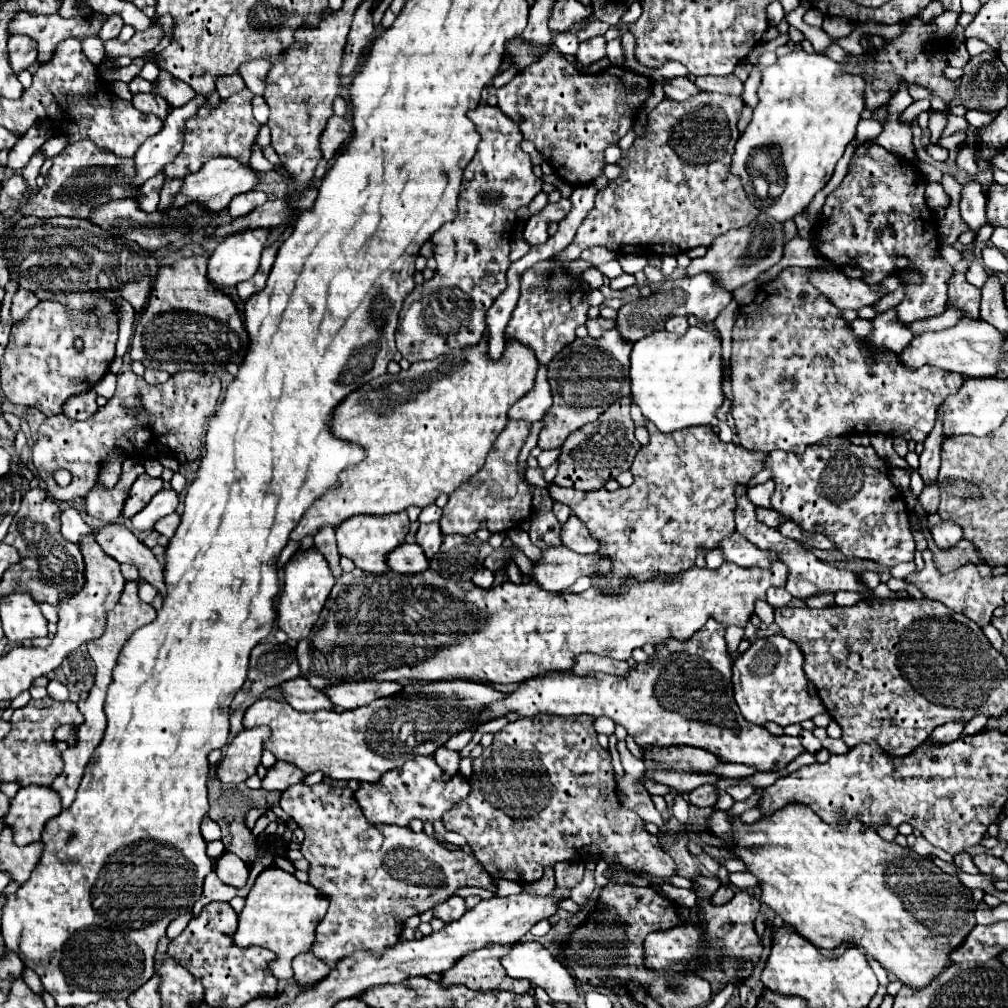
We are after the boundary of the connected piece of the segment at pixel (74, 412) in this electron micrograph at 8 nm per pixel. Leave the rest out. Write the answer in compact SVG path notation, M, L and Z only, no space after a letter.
M94 389L82 393L82 395L74 395L64 403L64 413L72 419L84 421L96 413L99 406L96 402L97 394Z

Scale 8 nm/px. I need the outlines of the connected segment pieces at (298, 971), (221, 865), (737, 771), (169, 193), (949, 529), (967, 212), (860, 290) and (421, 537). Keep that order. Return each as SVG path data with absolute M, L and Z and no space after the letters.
M312 951L298 955L292 963L292 969L294 969L296 983L302 983L302 987L306 987L306 983L318 983L318 979L322 979L322 975L330 973L330 967L326 967L326 963L322 963L318 957L314 957Z
M226 851L220 857L218 865L216 865L216 875L226 885L232 885L236 889L242 889L246 885L246 881L248 881L248 865L238 855Z
M728 763L724 767L714 767L714 771L710 771L712 775L724 777L724 779L740 779L740 777L750 777L756 773L754 767L746 767L746 765L738 765L738 763Z
M166 179L166 183L162 185L162 191L160 191L159 211L162 212L167 209L168 203L172 201L170 197L174 197L178 193L180 185L182 185L182 179Z
M940 521L932 527L932 537L940 549L950 549L962 539L962 527L950 521Z
M966 179L966 183L962 185L960 213L968 227L974 231L986 225L986 195L976 179Z
M814 267L810 273L810 283L838 309L862 309L874 305L882 295L874 293L862 279L848 279L840 269L834 267Z
M428 523L428 525L420 525L418 533L416 533L416 543L422 547L426 559L432 559L440 545L442 545L442 531L440 531L440 523Z

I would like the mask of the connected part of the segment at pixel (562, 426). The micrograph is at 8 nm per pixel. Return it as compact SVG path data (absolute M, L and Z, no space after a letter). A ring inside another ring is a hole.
M616 329L606 331L600 339L576 339L564 347L556 359L548 363L548 383L552 389L552 407L544 415L544 427L538 437L540 449L556 449L566 437L598 417L620 397L630 395L630 351L632 343L624 343Z

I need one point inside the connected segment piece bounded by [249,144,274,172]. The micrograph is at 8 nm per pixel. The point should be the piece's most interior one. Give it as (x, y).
(258, 162)

